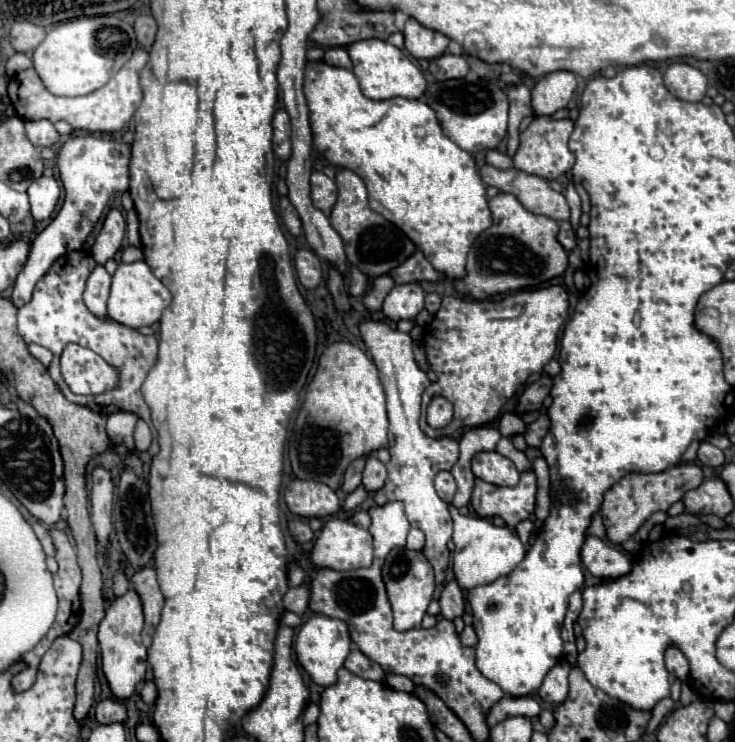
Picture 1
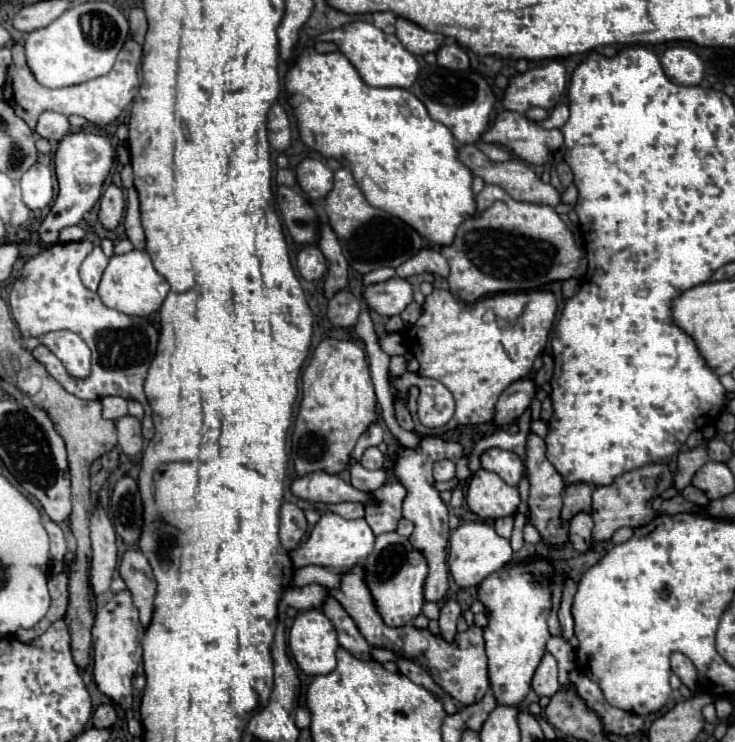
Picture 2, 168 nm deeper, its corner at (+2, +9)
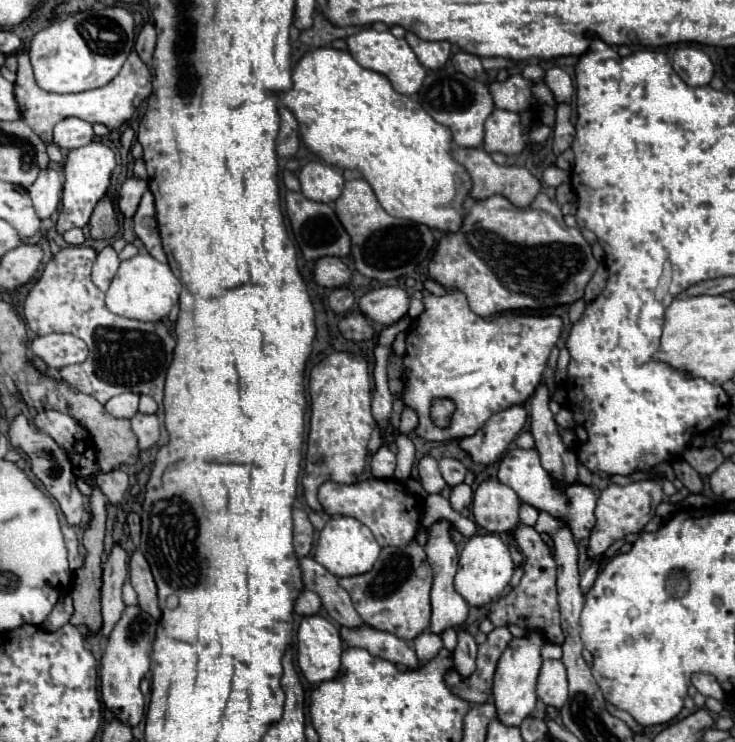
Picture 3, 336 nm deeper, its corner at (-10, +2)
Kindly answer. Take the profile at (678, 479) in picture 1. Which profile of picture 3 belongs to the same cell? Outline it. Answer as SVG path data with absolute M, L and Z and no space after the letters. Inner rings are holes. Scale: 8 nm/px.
M644 479L644 481L632 481L628 485L610 485L602 491L598 497L596 505L596 527L592 529L590 535L590 545L588 545L588 555L590 557L600 557L612 543L624 539L630 533L640 533L656 515L656 507L662 503L664 491L662 483L654 479Z

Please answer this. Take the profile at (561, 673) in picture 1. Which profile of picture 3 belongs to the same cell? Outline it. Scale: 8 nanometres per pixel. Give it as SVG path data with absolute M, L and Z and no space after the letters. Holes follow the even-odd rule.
M546 659L542 663L536 691L546 705L554 705L556 709L564 705L564 701L568 699L568 681L566 681L566 667L562 661Z

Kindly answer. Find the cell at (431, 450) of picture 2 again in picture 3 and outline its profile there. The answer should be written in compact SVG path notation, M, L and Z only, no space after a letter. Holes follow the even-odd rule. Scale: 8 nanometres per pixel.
M446 519L436 521L428 529L428 541L424 545L424 551L428 555L428 563L432 565L434 571L434 585L432 585L432 621L430 621L430 631L432 633L442 633L448 627L460 627L464 625L468 617L468 603L466 599L456 591L454 587L454 575L458 569L458 549L452 539L452 523Z

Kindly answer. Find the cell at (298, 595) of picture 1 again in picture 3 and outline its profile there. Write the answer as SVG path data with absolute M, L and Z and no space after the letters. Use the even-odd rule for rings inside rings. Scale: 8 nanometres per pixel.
M410 541L402 547L384 547L372 571L354 577L342 577L338 583L350 593L352 605L364 623L374 629L388 631L410 641L430 625L432 567L418 541Z

